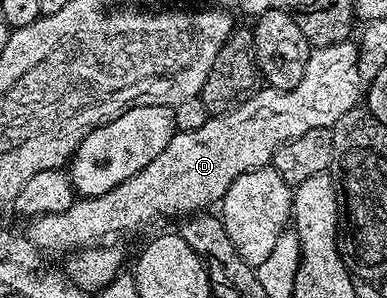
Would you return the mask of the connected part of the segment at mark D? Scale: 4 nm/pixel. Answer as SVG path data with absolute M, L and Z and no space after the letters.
M352 41L309 50L306 73L302 73L302 81L294 89L279 91L261 86L261 91L253 90L234 110L209 117L202 129L190 133L177 131L170 145L146 169L134 173L122 185L114 185L110 193L89 195L72 202L70 209L62 213L27 220L28 240L44 253L71 253L111 240L111 235L132 231L159 215L174 215L178 211L200 213L211 208L211 203L219 204L238 176L269 166L274 153L286 141L294 141L294 137L302 137L302 133L315 127L330 129L342 113L357 106L356 98L362 95L362 87L356 84L357 50Z

